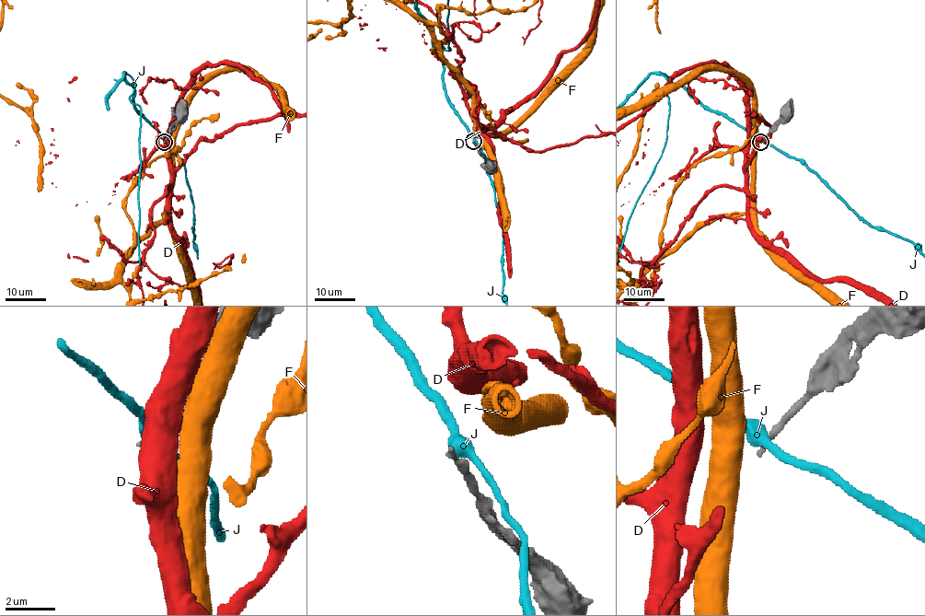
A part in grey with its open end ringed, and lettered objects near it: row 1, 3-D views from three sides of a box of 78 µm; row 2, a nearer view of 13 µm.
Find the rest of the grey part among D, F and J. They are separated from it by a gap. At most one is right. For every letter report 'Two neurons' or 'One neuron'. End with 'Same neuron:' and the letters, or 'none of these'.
D: Two neurons
F: Two neurons
J: Two neurons
Same neuron: none of these

